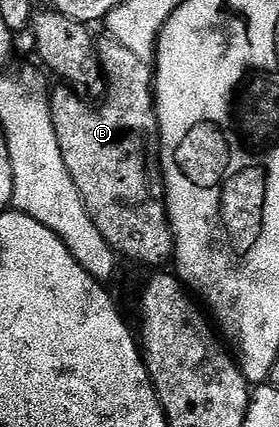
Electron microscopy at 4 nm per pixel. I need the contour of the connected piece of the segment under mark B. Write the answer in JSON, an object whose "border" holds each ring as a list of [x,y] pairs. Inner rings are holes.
{"border":[[[105,38],[105,41],[102,39],[99,44],[99,51],[101,53],[101,70],[105,73],[105,82],[107,85],[107,91],[103,97],[103,102],[98,103],[94,106],[90,101],[80,97],[72,88],[68,86],[57,86],[52,89],[51,92],[51,107],[53,109],[53,121],[55,122],[55,134],[59,138],[59,150],[63,150],[63,162],[67,162],[67,174],[71,174],[71,182],[75,182],[75,186],[79,186],[79,194],[83,198],[85,203],[85,209],[87,214],[91,218],[91,222],[95,222],[95,226],[99,226],[99,234],[103,234],[103,238],[113,247],[114,252],[117,253],[118,257],[124,258],[125,256],[129,260],[134,260],[137,264],[161,264],[157,266],[165,266],[165,263],[168,265],[170,263],[171,257],[173,255],[173,231],[169,225],[169,215],[165,209],[165,180],[161,177],[161,158],[159,155],[159,125],[157,123],[157,101],[155,99],[155,68],[152,63],[143,58],[138,58],[136,54],[131,50],[127,50],[127,46],[123,46],[119,41],[112,38]]]}

